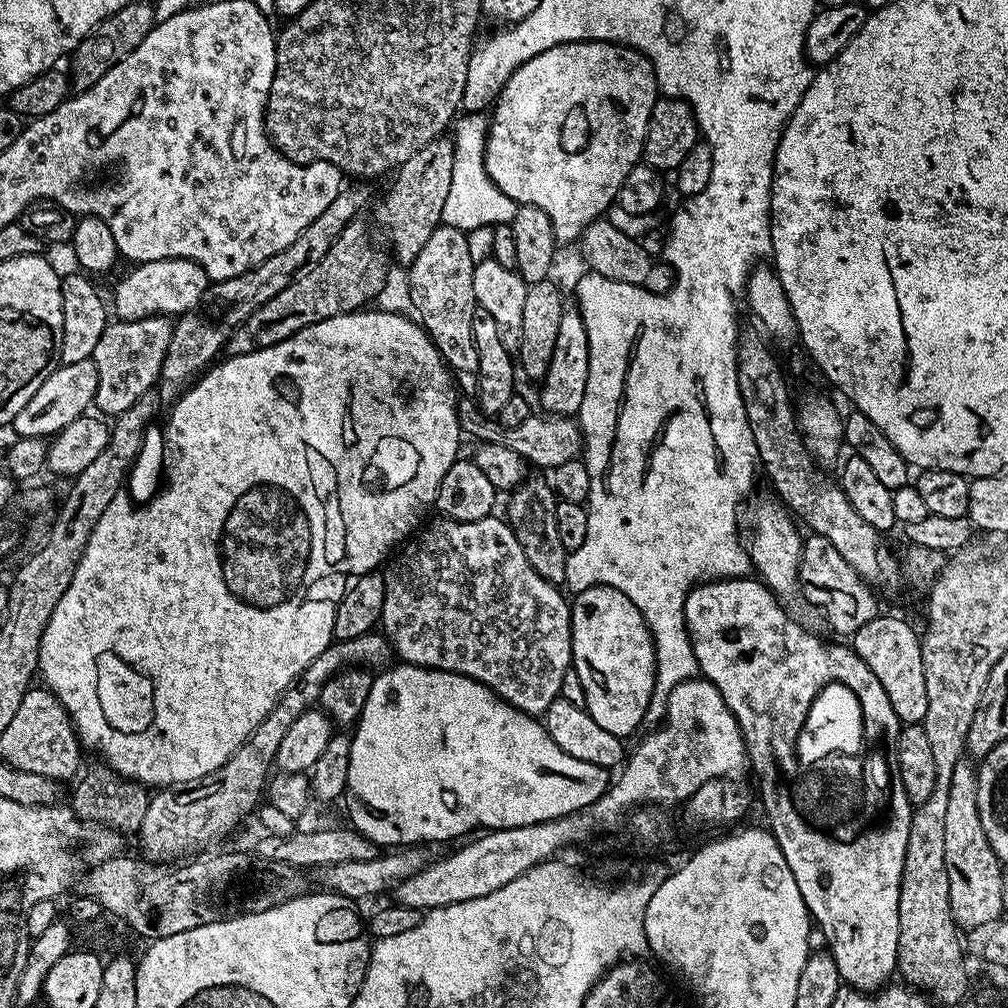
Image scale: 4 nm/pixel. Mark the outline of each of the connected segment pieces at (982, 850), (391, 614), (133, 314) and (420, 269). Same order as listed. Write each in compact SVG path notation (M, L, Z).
M956 763L954 774L950 774L950 798L946 798L946 878L950 882L952 917L957 925L961 929L983 930L1005 915L1002 878L1006 872L986 838L986 830L982 830L982 818L978 818L977 769L968 764Z
M493 514L474 522L458 522L457 520L438 518L434 524L425 523L407 541L404 546L406 548L401 547L395 553L397 556L391 557L391 560L393 559L392 565L388 569L386 569L387 567L383 569L386 598L382 602L380 624L391 651L395 655L397 652L403 663L413 664L419 668L434 668L437 672L457 672L470 680L482 682L511 708L515 708L518 712L524 712L527 716L540 718L543 717L545 710L550 706L550 702L558 699L562 686L562 674L566 674L566 670L572 667L572 610L570 600L569 597L566 598L560 593L561 589L557 585L546 582L546 578L542 578L542 574L538 574L534 570L534 566L530 566L530 562L526 562L526 554L522 554L522 546L518 546L518 538L512 532L511 524L508 523L507 519L500 517L499 520L498 516Z
M155 259L154 262L136 264L133 267L133 271L128 273L118 284L116 292L114 294L114 306L112 302L112 308L116 310L115 315L121 320L137 320L138 318L148 317L148 316L158 316L158 315L167 315L167 316L181 316L185 312L193 311L199 304L203 301L204 292L210 286L210 281L208 275L196 262L190 259Z
M441 223L430 234L426 246L422 246L418 258L407 265L408 296L412 299L415 319L427 332L439 350L444 363L452 374L455 387L461 393L475 393L478 386L478 346L474 342L474 314L477 310L474 298L474 270L477 261L472 260L469 237L459 228Z

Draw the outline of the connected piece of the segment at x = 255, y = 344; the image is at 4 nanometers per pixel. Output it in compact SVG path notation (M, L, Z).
M360 218L350 221L334 246L326 250L326 258L305 268L294 278L294 282L290 282L290 286L286 286L286 290L282 290L282 294L274 294L274 298L257 303L253 307L256 309L249 314L248 321L233 336L231 333L227 337L227 355L241 356L244 352L274 346L298 330L314 326L314 322L322 322L326 318L371 305L368 303L383 290L384 283L388 280L390 256L383 247L380 249L372 241L372 236L362 221Z

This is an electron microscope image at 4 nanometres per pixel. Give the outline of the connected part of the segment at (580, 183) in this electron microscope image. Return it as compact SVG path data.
M605 39L588 40L588 52L572 52L572 68L564 68L564 44L542 50L540 54L530 58L522 66L518 66L518 70L514 70L514 74L510 74L510 78L496 98L496 103L490 112L490 123L485 142L485 168L489 177L498 186L498 190L502 190L502 194L515 200L517 205L529 204L538 206L538 210L546 210L546 218L550 218L550 222L554 226L557 241L579 241L585 226L601 219L607 213L604 211L611 204L613 207L614 201L619 197L620 187L626 174L630 174L630 170L635 164L641 163L646 126L650 122L650 114L657 99L658 89L652 64L647 56L644 56L636 48L629 48L627 44L609 44Z

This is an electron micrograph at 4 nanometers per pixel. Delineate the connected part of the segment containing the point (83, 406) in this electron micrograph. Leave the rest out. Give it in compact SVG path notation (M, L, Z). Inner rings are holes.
M88 359L69 365L61 364L54 370L54 374L50 374L50 378L46 378L46 382L42 382L42 387L34 393L34 398L30 398L30 402L26 402L22 410L18 410L10 425L11 431L16 431L17 437L51 438L93 407L97 390L98 370L93 360Z

